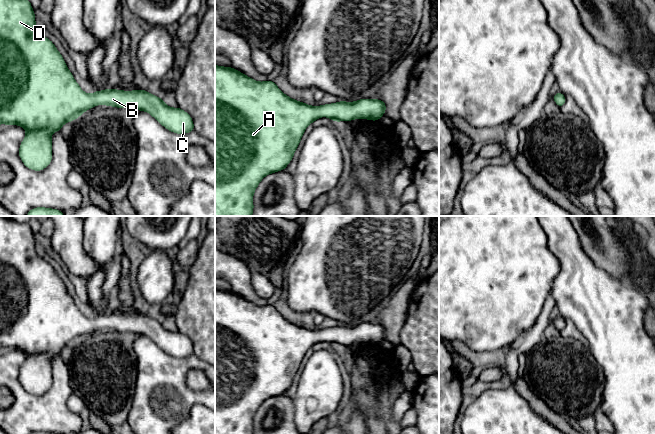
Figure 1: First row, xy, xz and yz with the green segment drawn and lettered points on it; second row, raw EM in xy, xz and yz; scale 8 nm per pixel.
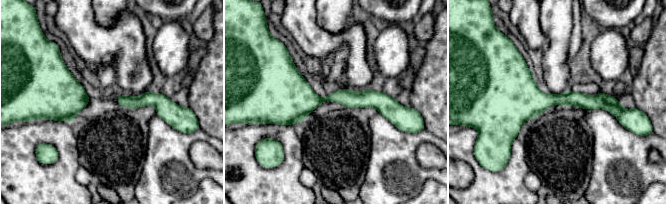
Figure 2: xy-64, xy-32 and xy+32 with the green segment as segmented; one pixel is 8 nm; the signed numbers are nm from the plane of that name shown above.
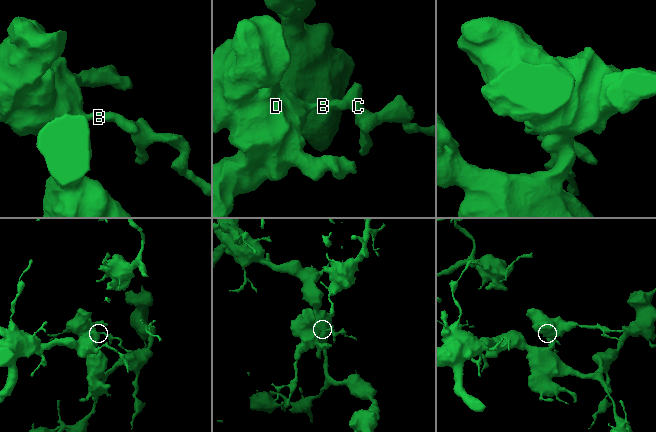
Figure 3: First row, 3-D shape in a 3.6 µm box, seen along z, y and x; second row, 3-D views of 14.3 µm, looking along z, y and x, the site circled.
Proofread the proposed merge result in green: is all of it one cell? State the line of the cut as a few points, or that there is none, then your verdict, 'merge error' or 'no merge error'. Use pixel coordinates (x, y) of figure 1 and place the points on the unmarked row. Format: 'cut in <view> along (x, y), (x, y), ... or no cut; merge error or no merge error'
no cut; no merge error

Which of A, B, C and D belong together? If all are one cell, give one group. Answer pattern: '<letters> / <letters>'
A B C D

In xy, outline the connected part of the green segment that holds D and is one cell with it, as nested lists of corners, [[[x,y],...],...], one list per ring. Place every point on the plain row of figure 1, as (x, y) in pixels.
[[[0,216],[0,348],[22,350],[27,355],[19,372],[19,381],[27,392],[35,395],[45,393],[52,385],[52,358],[60,355],[65,347],[74,345],[97,329],[146,335],[167,354],[177,358],[194,355],[193,344],[187,336],[179,331],[167,330],[163,323],[148,315],[105,313],[93,318],[85,317],[75,305],[53,266],[39,257],[35,245],[29,223],[17,223],[9,217]]]

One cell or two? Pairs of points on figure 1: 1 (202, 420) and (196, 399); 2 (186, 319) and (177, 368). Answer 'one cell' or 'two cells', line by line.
1: two cells
2: two cells

